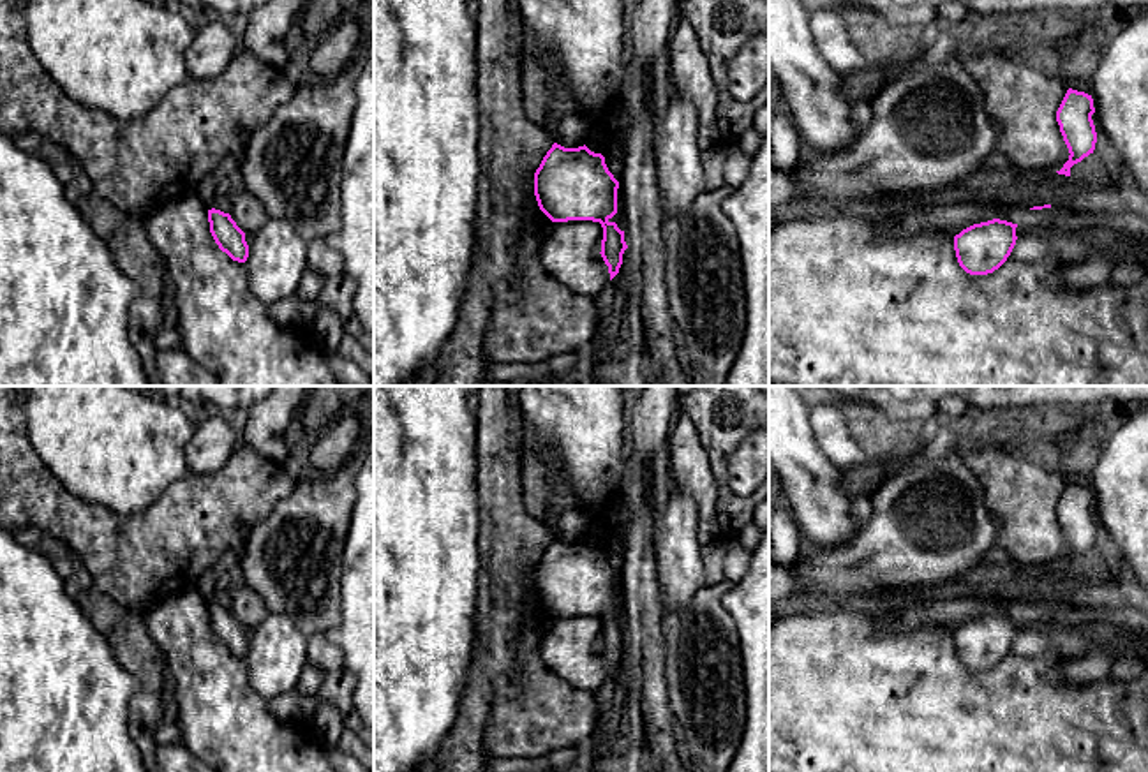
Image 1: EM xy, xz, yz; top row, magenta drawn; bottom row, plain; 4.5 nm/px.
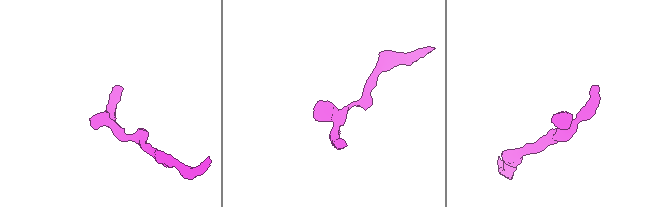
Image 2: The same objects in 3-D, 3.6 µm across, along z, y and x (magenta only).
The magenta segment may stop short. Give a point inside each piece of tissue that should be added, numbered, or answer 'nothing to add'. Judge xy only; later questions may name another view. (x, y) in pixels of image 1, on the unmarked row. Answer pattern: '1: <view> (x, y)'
nothing to add

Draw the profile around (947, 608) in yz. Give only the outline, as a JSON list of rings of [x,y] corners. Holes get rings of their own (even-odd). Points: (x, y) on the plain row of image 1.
[[[940,589],[931,598],[912,606],[894,605],[894,629],[912,633],[924,627],[940,627],[954,633],[963,624],[993,613],[1012,619],[1025,617],[1026,605],[1007,594]]]

